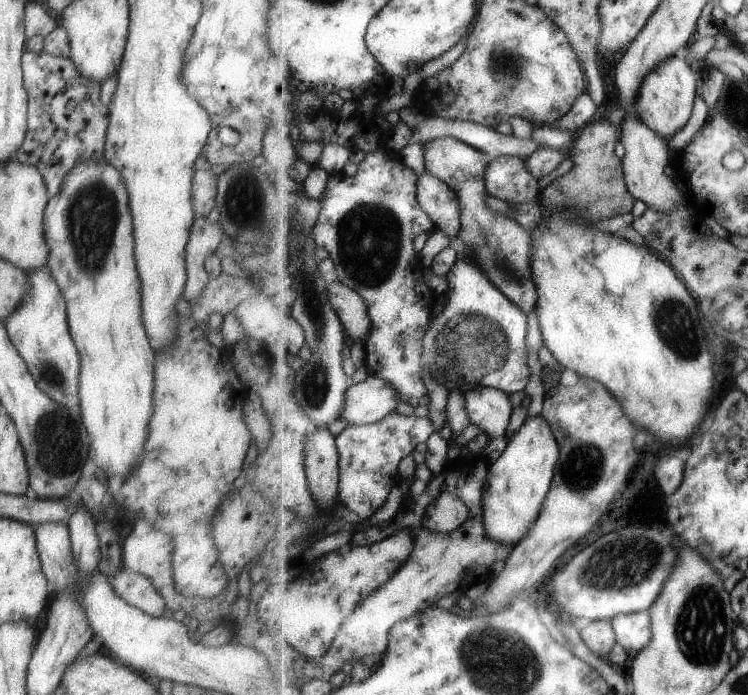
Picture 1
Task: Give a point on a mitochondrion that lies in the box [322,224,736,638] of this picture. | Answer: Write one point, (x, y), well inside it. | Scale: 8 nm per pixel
(473, 345)

